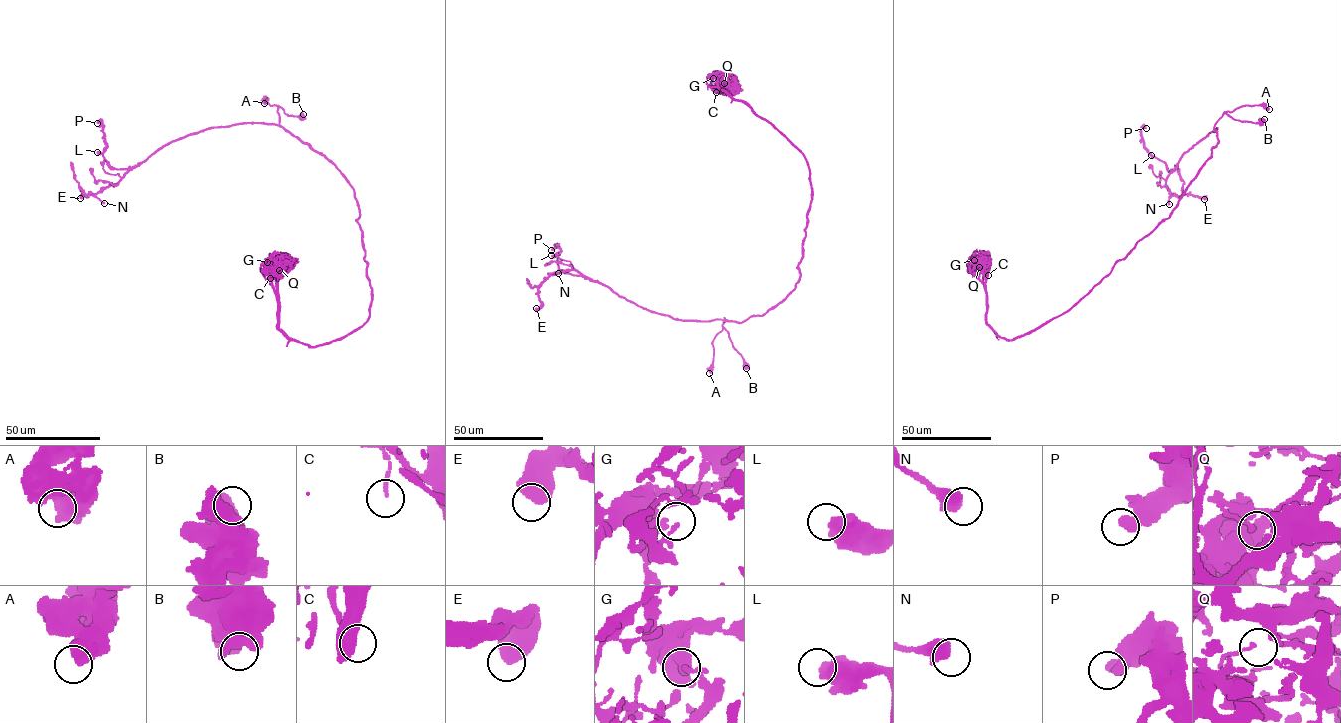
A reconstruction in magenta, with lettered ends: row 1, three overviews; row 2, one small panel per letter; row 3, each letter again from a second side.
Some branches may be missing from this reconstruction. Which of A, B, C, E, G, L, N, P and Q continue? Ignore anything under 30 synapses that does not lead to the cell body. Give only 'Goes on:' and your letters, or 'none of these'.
Goes on: none of these

